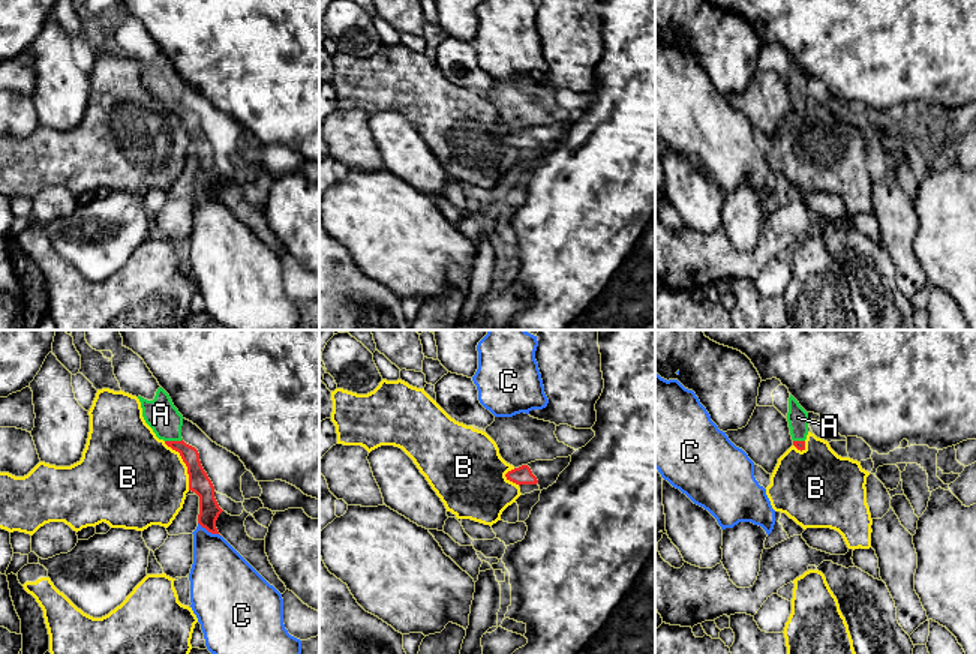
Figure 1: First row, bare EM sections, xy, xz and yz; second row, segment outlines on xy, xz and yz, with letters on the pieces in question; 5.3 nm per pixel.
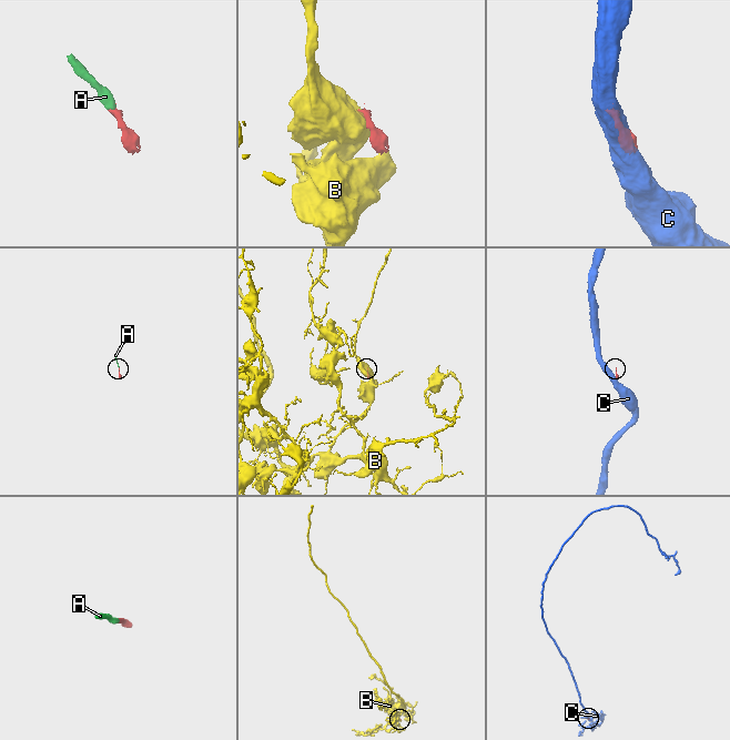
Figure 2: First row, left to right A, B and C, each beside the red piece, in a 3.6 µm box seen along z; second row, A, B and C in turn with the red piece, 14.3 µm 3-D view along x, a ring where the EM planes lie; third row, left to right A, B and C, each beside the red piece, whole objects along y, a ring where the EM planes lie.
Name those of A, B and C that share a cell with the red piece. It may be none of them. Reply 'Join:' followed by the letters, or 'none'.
Join: A

